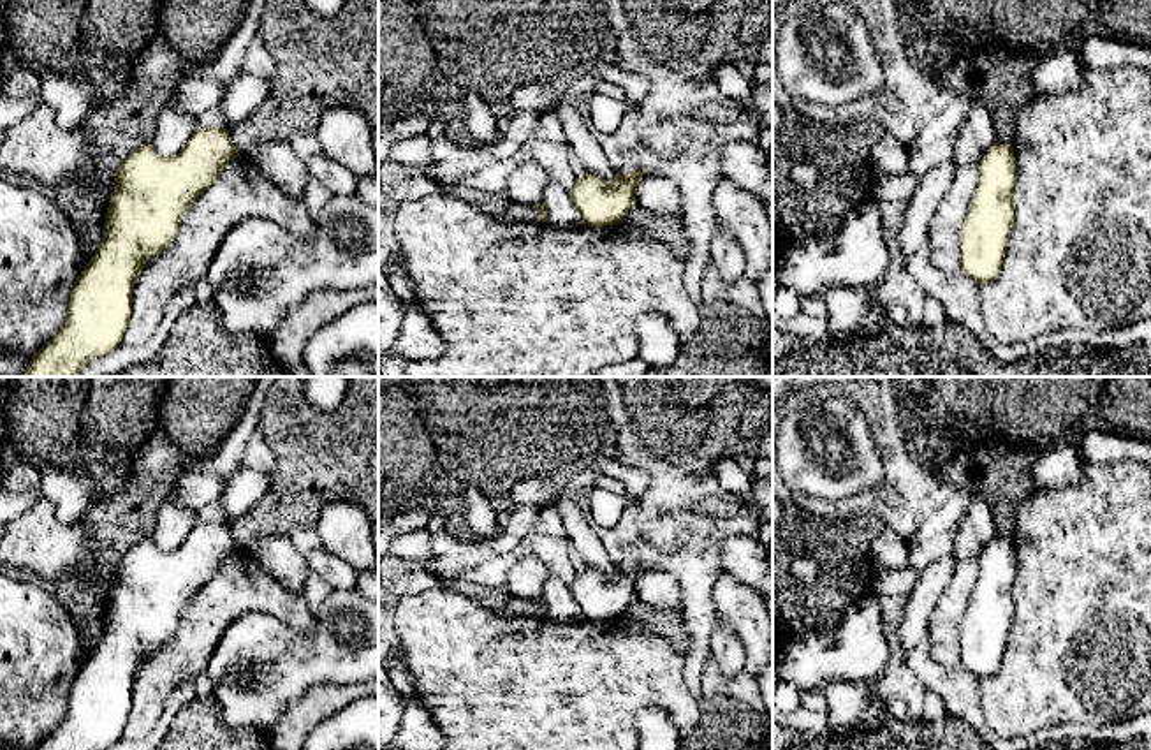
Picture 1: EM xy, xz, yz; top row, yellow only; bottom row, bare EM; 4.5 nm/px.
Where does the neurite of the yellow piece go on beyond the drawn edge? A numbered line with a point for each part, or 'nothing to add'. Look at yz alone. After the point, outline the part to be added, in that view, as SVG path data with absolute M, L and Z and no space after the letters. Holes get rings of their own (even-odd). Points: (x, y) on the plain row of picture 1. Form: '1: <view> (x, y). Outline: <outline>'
nothing to add

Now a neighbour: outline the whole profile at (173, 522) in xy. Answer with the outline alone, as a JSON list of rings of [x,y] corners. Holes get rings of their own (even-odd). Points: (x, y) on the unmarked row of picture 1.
[[[172,489],[155,514],[155,526],[150,539],[162,551],[174,551],[195,525],[195,512],[192,509],[185,509],[176,500],[176,489]]]

